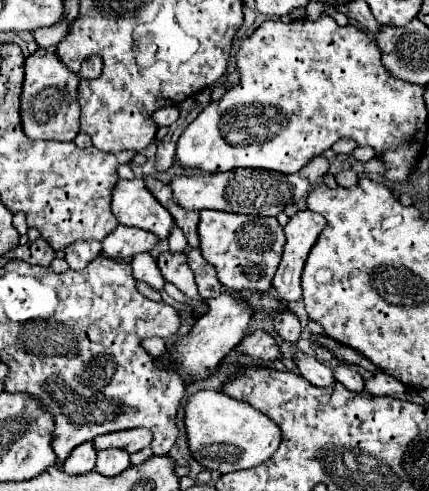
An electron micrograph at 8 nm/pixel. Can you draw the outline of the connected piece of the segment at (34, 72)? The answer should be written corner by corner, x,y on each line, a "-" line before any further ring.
37,48
25,60
25,82
21,94
21,120
23,130
31,140
61,140
69,142
79,134
79,114
77,106
77,84
81,76
65,68
55,56
55,50

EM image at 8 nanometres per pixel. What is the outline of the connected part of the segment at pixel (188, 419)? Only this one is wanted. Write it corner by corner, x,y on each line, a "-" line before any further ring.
201,390
193,394
185,406
185,426
193,458
205,468
221,474
263,464
273,456
273,452
277,452
277,446
281,444
281,432
277,424
269,420
269,416
245,402
229,398
223,392

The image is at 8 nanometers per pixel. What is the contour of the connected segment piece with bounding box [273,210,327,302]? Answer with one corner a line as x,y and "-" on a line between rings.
301,210
297,212
289,224
285,226
287,242
283,246
283,256
279,268
273,276
273,288
287,302
295,302
301,298
301,274
303,264
325,230
327,220
323,220
317,212

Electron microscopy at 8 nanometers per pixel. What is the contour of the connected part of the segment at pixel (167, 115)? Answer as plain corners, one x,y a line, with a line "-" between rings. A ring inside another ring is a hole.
167,106
167,108
159,108
151,114
151,122
157,126
157,128
163,128
163,126
171,126
179,116
179,108
177,106

